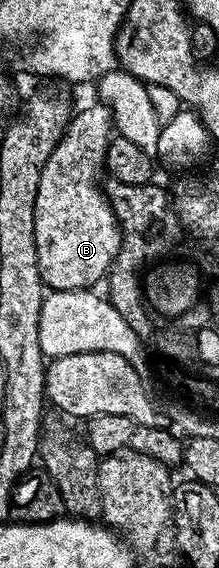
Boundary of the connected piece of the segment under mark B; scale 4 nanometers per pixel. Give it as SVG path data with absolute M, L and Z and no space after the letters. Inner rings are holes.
M93 102L90 108L85 108L81 113L74 115L69 121L69 127L65 129L65 134L61 141L55 146L55 150L51 150L51 158L43 166L43 174L39 174L39 190L35 194L35 254L39 254L39 274L41 275L41 283L46 289L55 291L79 291L81 289L92 289L93 284L97 284L106 279L111 262L115 258L115 254L121 249L121 227L117 224L117 219L113 213L112 206L105 199L104 191L96 184L97 175L102 175L105 166L105 155L109 141L114 135L113 116L109 113L109 109L100 102Z

